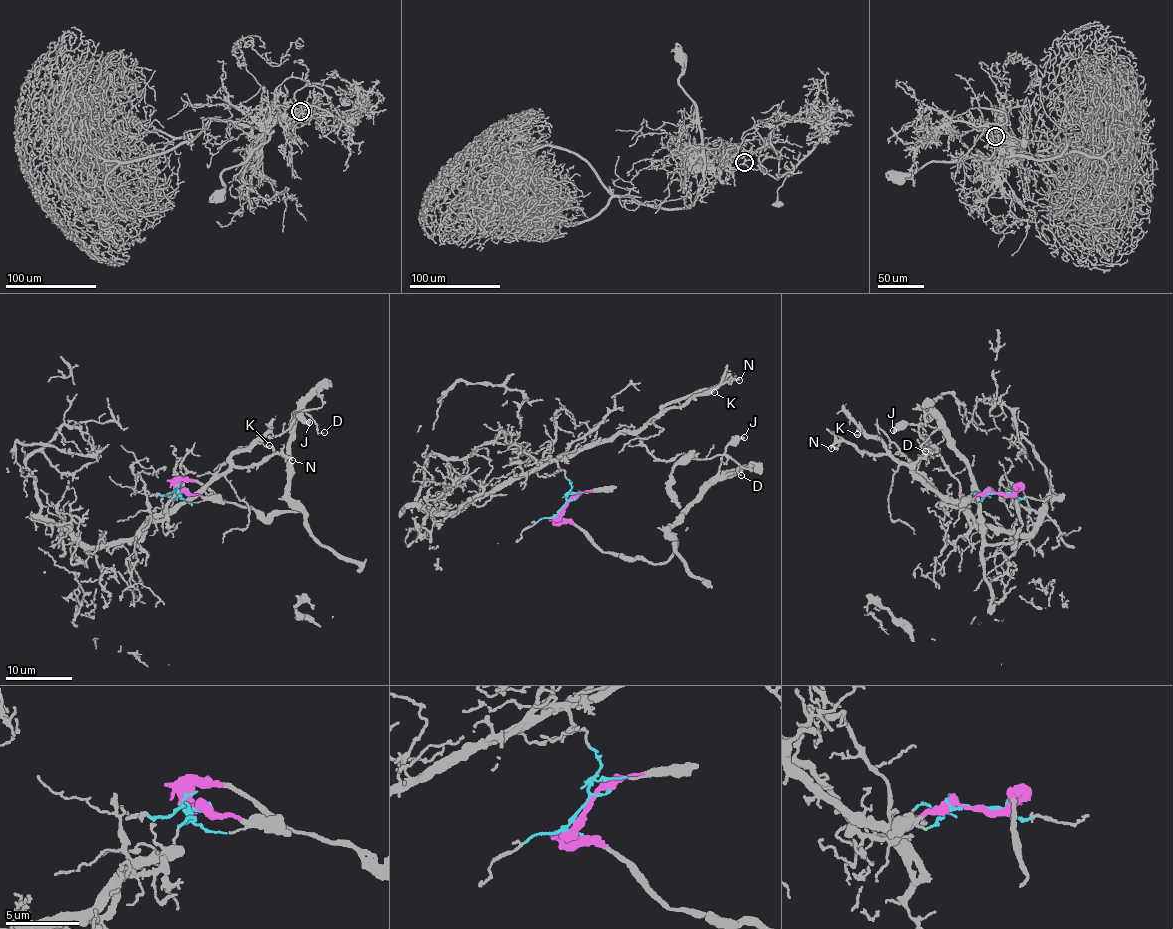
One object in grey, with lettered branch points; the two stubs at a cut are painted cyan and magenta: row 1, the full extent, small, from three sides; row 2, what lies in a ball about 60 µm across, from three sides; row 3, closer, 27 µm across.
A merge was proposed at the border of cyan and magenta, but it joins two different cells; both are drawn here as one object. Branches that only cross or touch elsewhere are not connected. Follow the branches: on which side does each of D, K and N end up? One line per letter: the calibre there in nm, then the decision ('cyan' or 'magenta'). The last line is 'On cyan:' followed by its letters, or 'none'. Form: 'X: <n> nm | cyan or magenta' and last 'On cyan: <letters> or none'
D: 130 nm | magenta
K: 150 nm | cyan
N: 240 nm | cyan
On cyan: K, N

